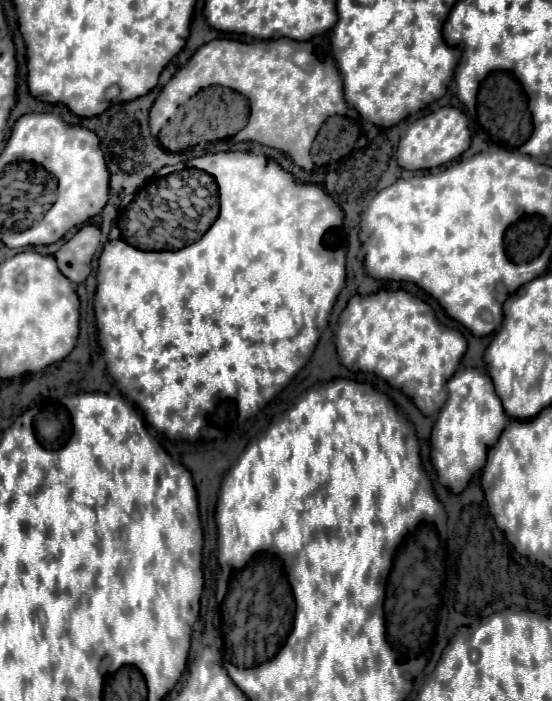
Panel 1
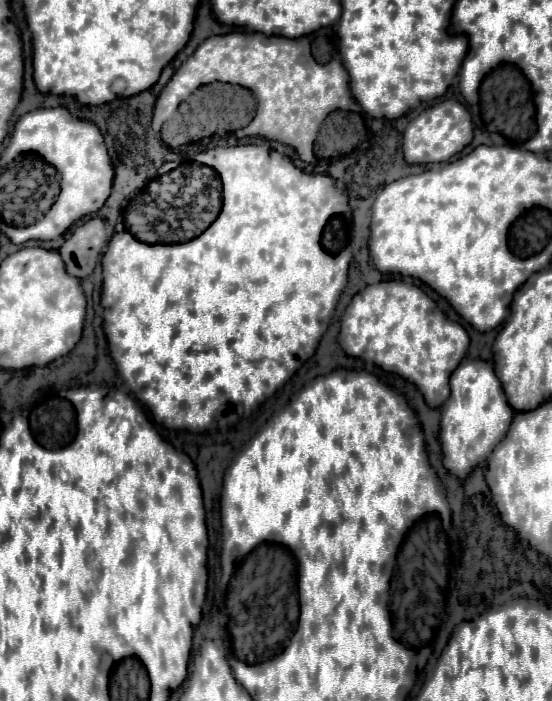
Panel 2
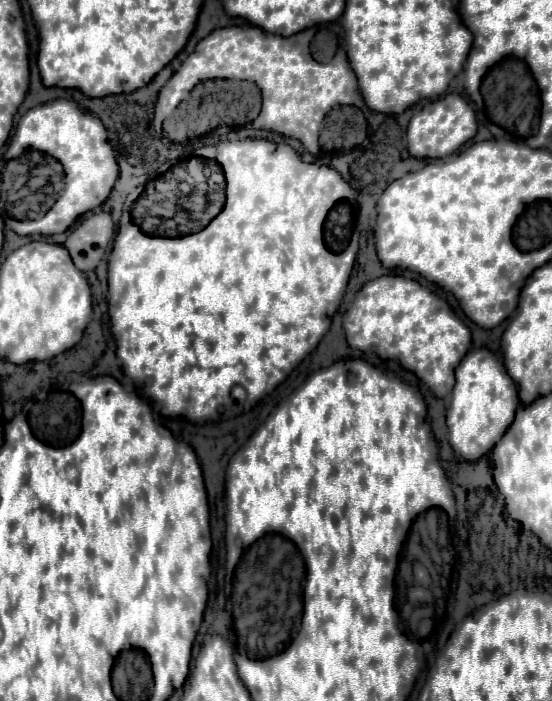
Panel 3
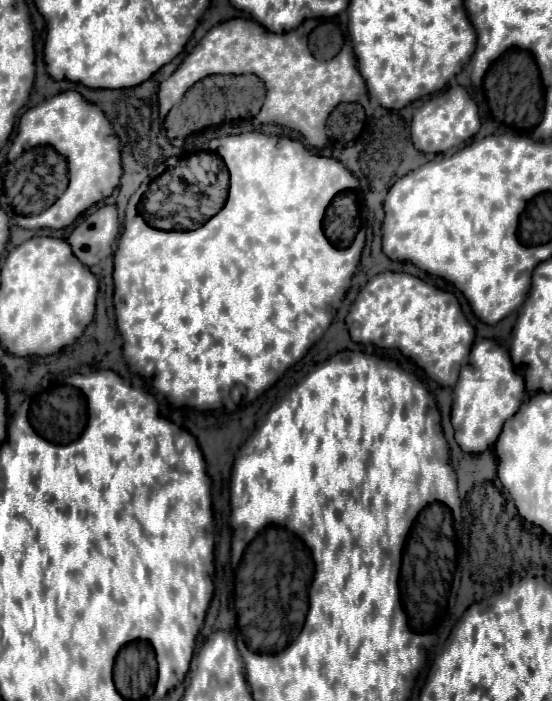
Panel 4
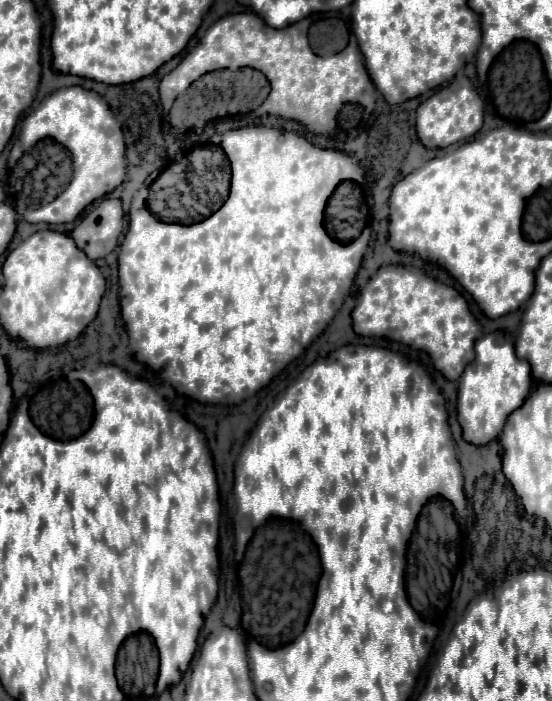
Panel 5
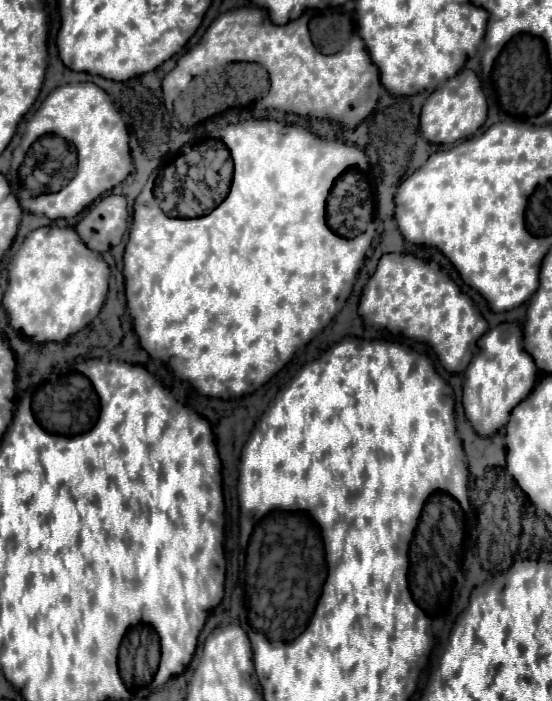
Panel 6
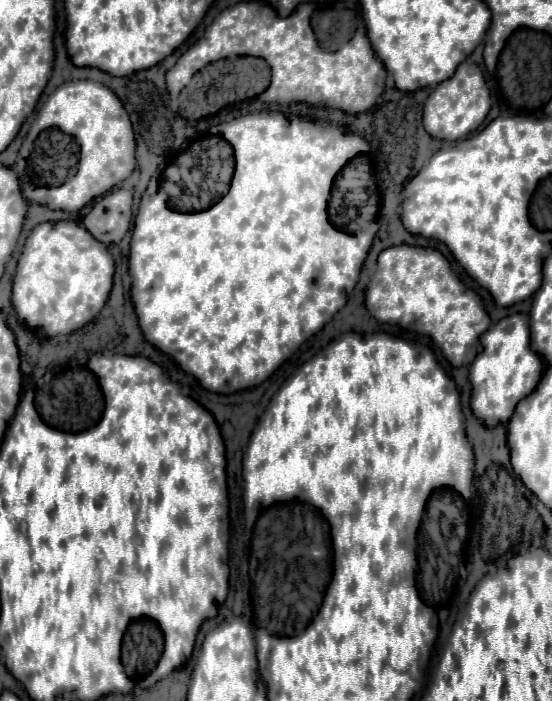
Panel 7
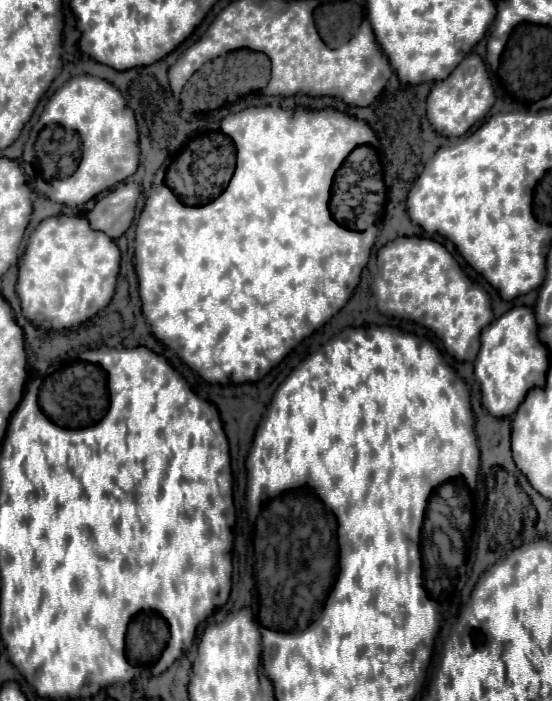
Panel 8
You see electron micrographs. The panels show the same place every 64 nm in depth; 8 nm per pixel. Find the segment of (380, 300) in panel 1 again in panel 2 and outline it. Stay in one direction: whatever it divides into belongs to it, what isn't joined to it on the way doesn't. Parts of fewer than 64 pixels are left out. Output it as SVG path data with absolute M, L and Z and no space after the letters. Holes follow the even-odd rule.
M402 280L370 284L358 292L342 314L340 334L344 352L414 382L430 406L442 406L450 396L450 374L462 362L470 344L462 324L446 318L422 288Z

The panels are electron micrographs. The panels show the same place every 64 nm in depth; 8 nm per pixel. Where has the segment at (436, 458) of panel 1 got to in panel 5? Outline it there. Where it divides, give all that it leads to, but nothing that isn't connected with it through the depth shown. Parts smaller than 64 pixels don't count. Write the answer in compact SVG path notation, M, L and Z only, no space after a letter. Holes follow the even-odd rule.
M496 330L480 338L476 342L476 358L468 364L458 384L458 420L464 428L464 438L480 446L494 440L506 418L520 408L524 398L530 394L532 386L532 368L528 360L516 356L514 342L506 332Z

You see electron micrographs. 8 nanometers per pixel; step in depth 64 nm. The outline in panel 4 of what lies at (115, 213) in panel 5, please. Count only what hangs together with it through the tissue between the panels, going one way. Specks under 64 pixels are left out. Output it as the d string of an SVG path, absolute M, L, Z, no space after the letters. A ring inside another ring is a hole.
M104 204L100 208L96 208L92 214L88 214L68 236L68 242L76 254L76 258L80 262L84 262L86 266L94 266L100 260L104 260L106 256L110 256L114 252L114 244L118 240L120 234L120 224L118 224L118 208L116 204Z

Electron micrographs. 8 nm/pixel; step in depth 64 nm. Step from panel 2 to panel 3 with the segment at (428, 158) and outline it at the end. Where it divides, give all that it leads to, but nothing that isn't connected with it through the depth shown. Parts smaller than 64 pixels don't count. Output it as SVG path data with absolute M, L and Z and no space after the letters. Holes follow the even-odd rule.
M450 92L446 96L440 96L442 100L428 102L418 114L412 116L408 124L408 150L412 156L418 158L444 158L458 150L464 142L474 138L478 126L476 126L476 114L474 108L466 102L464 96Z

